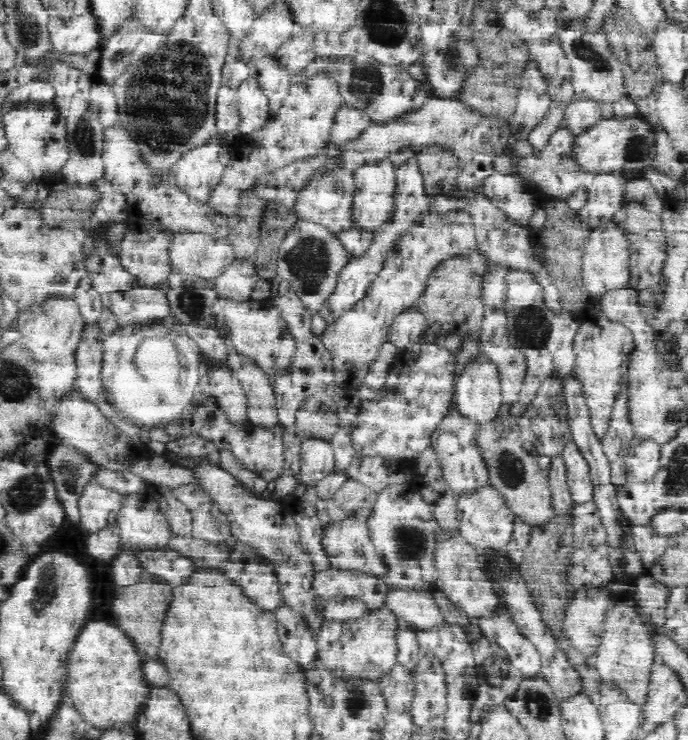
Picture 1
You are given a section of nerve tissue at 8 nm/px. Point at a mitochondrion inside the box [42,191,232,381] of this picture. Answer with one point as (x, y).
(192, 302)

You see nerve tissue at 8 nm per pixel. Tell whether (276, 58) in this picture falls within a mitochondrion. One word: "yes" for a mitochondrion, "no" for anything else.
no

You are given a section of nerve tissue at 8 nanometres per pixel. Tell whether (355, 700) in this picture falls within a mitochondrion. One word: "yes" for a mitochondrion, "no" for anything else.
yes

